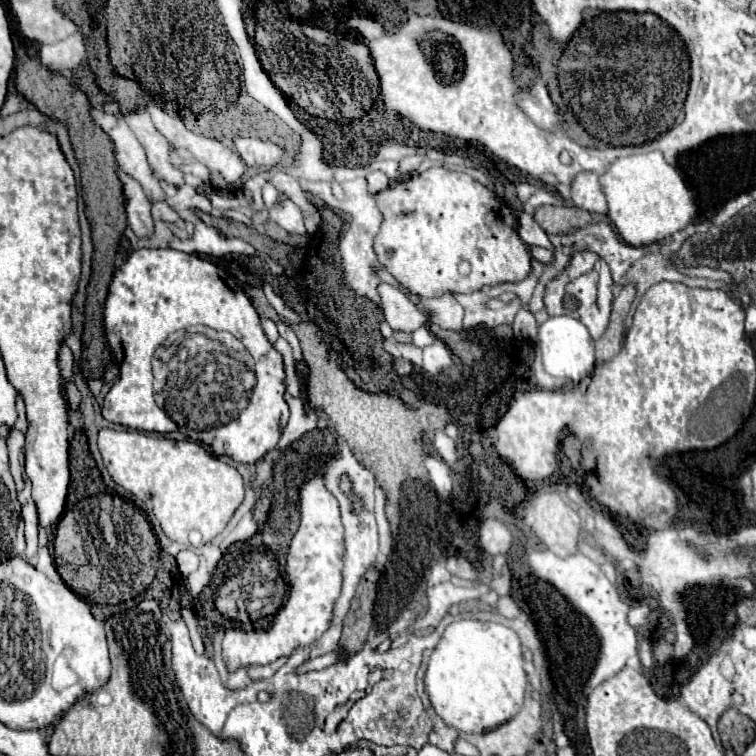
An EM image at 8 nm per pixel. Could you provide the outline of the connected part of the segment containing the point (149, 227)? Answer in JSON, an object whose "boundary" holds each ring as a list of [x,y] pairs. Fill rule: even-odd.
{"boundary":[[[118,168],[118,176],[122,182],[122,190],[124,190],[124,208],[126,208],[126,218],[130,228],[138,234],[138,236],[150,236],[154,232],[154,222],[150,216],[150,200],[146,198],[142,186],[138,180],[134,180],[130,174],[126,174],[122,168]]]}

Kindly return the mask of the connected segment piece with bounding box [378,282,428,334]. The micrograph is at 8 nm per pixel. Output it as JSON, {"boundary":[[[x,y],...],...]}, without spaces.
{"boundary":[[[382,282],[378,284],[378,292],[380,292],[384,318],[394,330],[404,330],[412,334],[416,328],[428,322],[428,316],[396,286]]]}

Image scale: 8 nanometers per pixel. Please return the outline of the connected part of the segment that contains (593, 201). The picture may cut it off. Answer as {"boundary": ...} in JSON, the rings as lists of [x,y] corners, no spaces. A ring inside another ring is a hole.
{"boundary":[[[594,172],[576,174],[570,182],[570,192],[572,192],[572,202],[578,208],[596,214],[606,214],[606,198],[598,184],[598,174]]]}

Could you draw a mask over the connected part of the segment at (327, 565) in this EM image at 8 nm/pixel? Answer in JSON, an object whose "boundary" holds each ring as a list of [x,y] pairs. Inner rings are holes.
{"boundary":[[[316,466],[314,472],[308,472],[306,476],[306,484],[300,488],[300,510],[302,510],[302,518],[300,518],[300,526],[290,542],[290,554],[286,558],[286,578],[290,582],[290,590],[288,590],[288,598],[284,602],[284,606],[278,610],[274,624],[262,632],[262,630],[228,630],[224,634],[222,640],[222,658],[228,664],[228,670],[234,672],[238,668],[248,668],[254,664],[268,664],[274,658],[282,658],[282,656],[290,656],[290,652],[298,646],[306,646],[312,644],[320,634],[324,634],[330,626],[330,618],[332,618],[332,606],[336,602],[336,598],[340,596],[342,590],[342,568],[344,568],[344,526],[342,526],[340,504],[338,500],[326,490],[324,486],[324,470],[322,466]]]}

